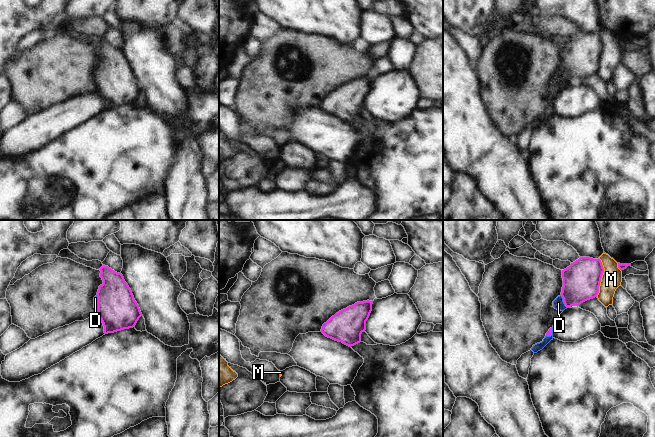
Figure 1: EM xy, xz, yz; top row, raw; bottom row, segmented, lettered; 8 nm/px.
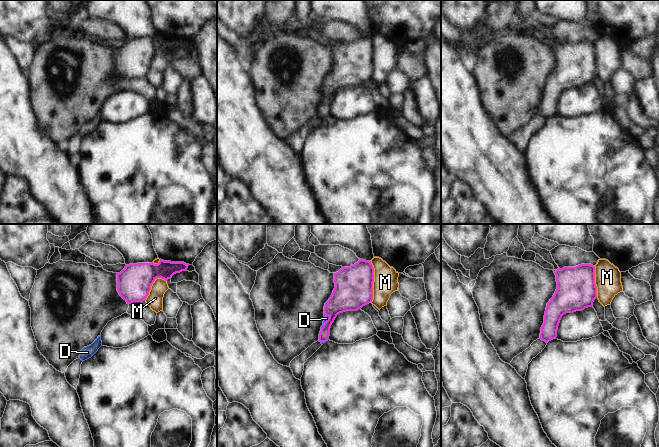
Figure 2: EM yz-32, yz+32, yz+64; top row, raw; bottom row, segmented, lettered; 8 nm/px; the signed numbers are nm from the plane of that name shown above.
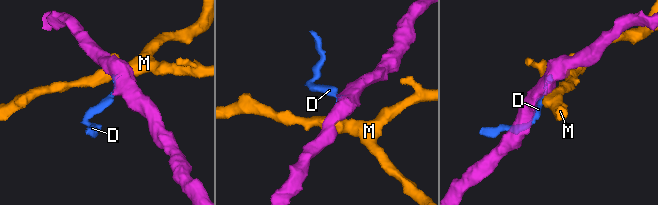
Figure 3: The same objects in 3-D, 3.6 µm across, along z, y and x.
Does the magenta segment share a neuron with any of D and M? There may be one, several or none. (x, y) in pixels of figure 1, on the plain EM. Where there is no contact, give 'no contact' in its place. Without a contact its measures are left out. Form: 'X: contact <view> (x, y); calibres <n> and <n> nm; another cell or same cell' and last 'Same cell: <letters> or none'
D: contact xy (98, 81); calibres 320 and 30 nm; same cell
M: contact yz (601, 53); calibres 300 and 160 nm; another cell
Same cell: D

